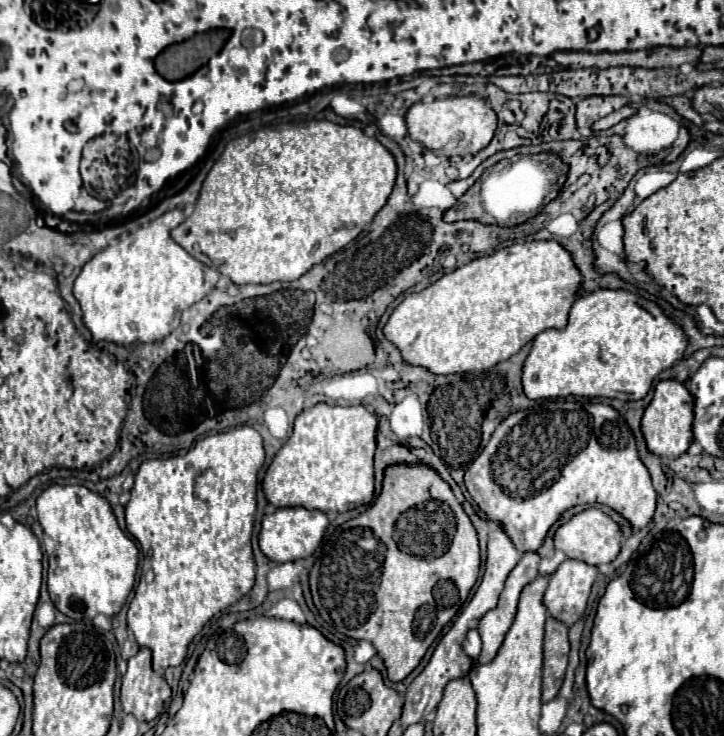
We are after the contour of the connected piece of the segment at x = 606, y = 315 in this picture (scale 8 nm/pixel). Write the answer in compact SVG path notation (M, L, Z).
M596 290L580 296L568 318L568 326L562 330L544 330L534 338L532 350L524 364L522 384L528 398L556 398L556 396L606 396L620 400L642 400L652 388L654 378L672 368L684 356L688 338L680 324L662 312L656 302L648 300L648 310L638 304L638 294L628 290Z

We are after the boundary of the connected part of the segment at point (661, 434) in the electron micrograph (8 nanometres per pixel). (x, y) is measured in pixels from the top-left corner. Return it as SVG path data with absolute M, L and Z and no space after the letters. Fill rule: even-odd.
M676 380L658 382L656 390L654 390L654 400L650 402L650 406L646 408L644 418L642 418L642 432L646 438L648 450L652 454L664 456L664 458L682 456L694 440L692 420L694 420L694 398L688 392L688 388Z

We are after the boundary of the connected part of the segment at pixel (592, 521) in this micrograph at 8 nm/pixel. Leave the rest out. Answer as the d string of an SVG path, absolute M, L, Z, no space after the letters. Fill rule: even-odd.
M588 508L576 514L570 522L562 524L554 536L556 550L566 552L568 558L582 560L586 564L596 564L596 566L616 560L616 556L620 554L620 542L622 542L622 532L620 532L618 522L614 522L608 514L596 508Z

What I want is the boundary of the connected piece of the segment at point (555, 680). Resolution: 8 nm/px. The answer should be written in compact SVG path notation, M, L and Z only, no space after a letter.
M552 616L546 620L544 636L544 684L542 684L542 702L550 702L558 696L566 664L568 664L568 626Z

